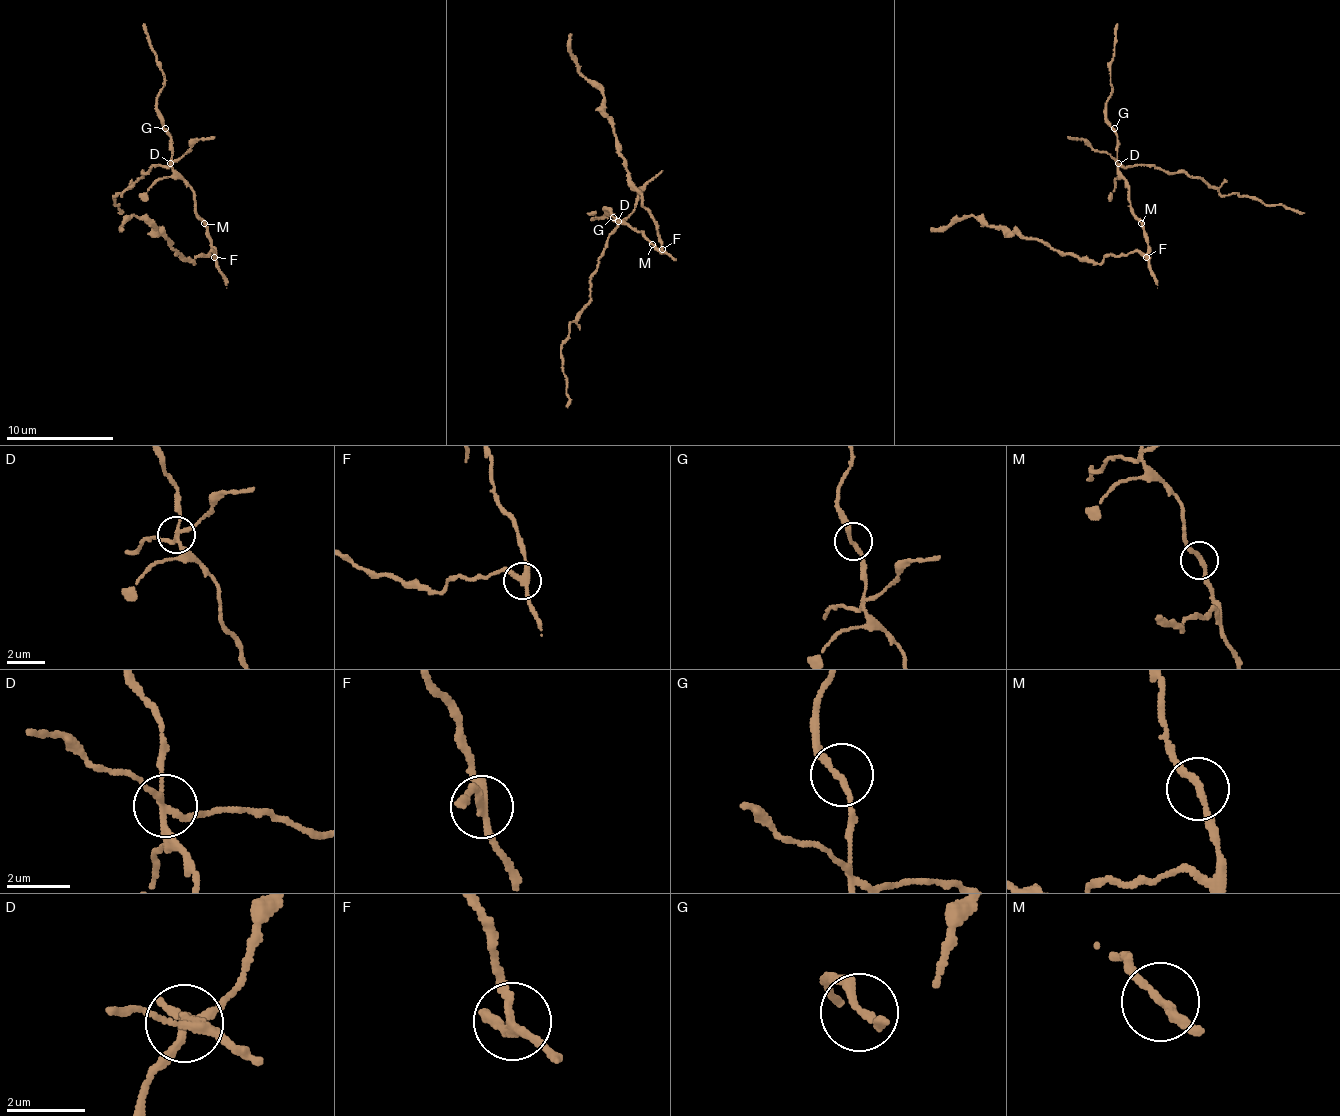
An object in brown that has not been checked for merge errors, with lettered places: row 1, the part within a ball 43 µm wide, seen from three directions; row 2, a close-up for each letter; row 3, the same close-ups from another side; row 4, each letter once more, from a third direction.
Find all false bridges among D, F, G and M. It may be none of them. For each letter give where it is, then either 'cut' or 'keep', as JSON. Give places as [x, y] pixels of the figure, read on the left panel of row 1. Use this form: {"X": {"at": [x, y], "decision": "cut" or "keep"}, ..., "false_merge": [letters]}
{"D": {"at": [170, 163], "decision": "cut"}, "F": {"at": [214, 257], "decision": "cut"}, "G": {"at": [165, 128], "decision": "keep"}, "M": {"at": [204, 223], "decision": "keep"}, "false_merge": ["D", "F"]}

